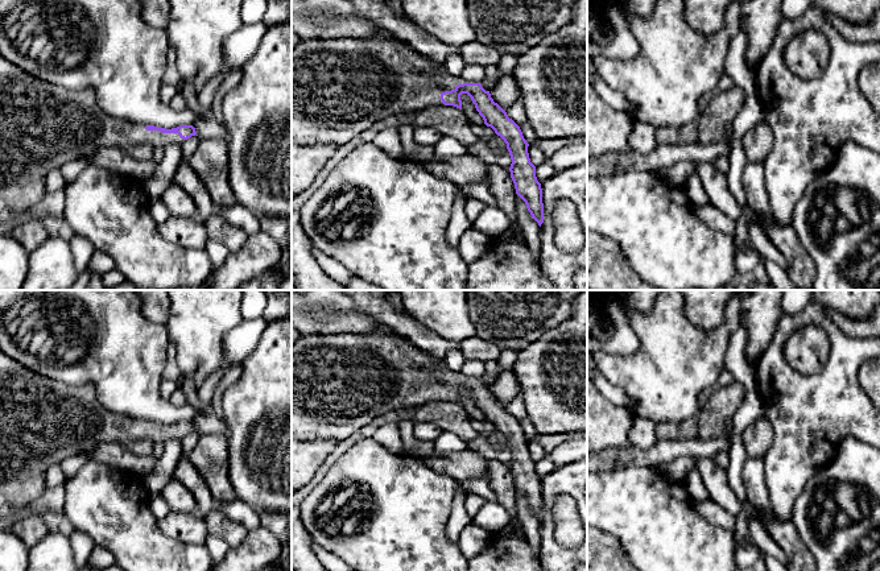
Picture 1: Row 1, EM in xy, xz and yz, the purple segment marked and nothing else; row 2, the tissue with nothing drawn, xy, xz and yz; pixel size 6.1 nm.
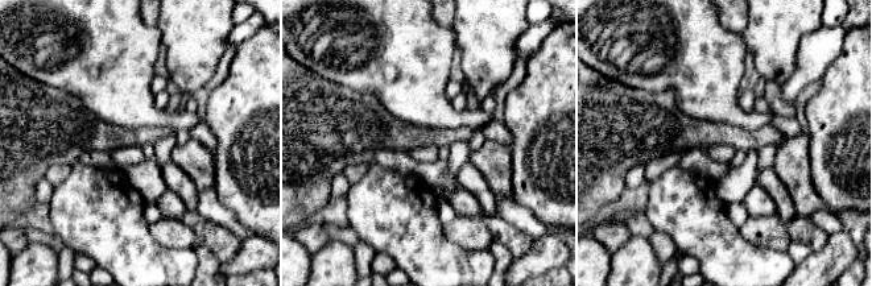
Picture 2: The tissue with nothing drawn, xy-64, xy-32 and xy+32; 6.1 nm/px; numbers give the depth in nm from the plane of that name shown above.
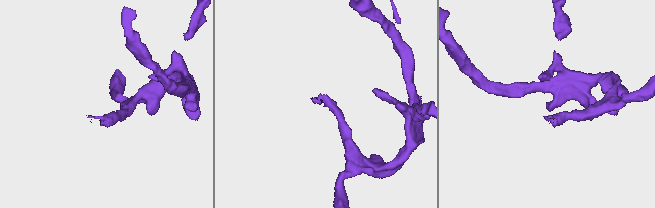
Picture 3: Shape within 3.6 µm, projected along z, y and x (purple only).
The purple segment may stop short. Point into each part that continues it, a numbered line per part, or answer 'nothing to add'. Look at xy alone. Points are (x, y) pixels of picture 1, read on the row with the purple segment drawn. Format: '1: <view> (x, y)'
1: xy (42, 125)

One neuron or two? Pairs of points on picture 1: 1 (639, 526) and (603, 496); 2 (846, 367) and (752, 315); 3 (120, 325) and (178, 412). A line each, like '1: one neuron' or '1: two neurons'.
1: one neuron
2: two neurons
3: one neuron

